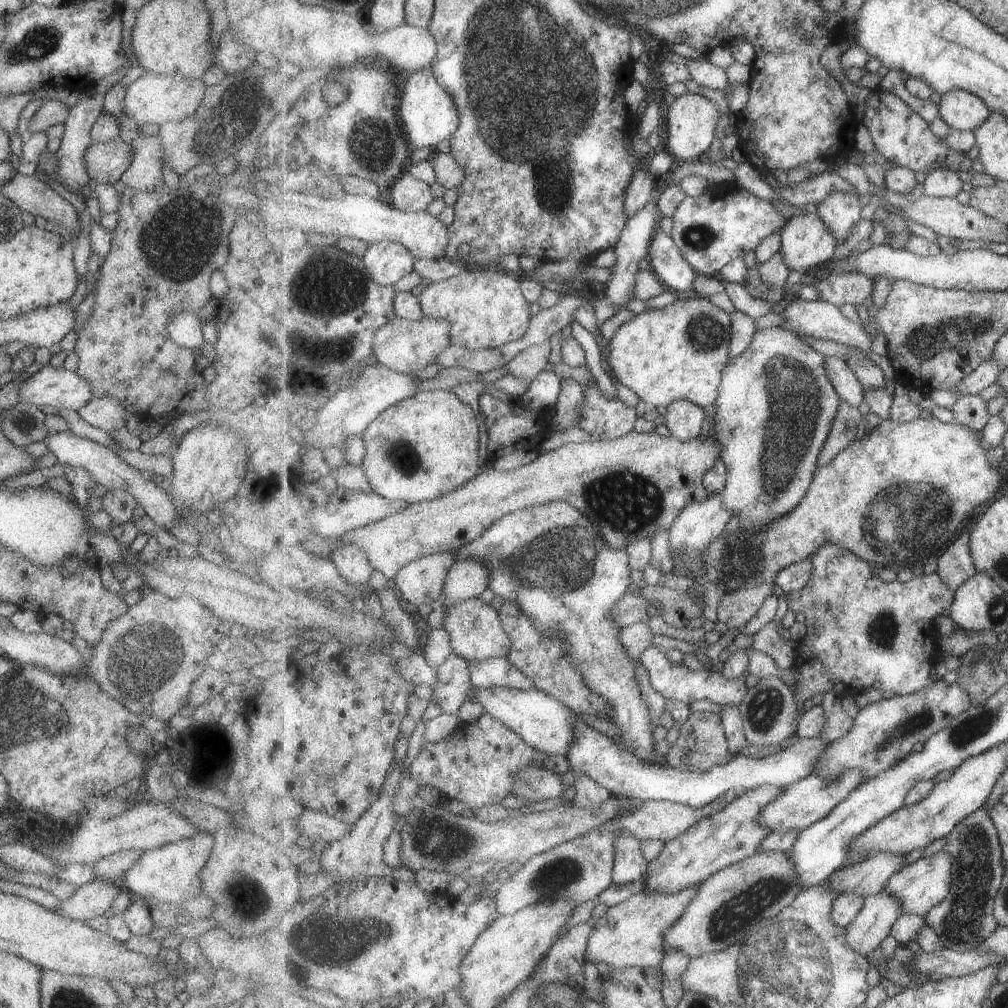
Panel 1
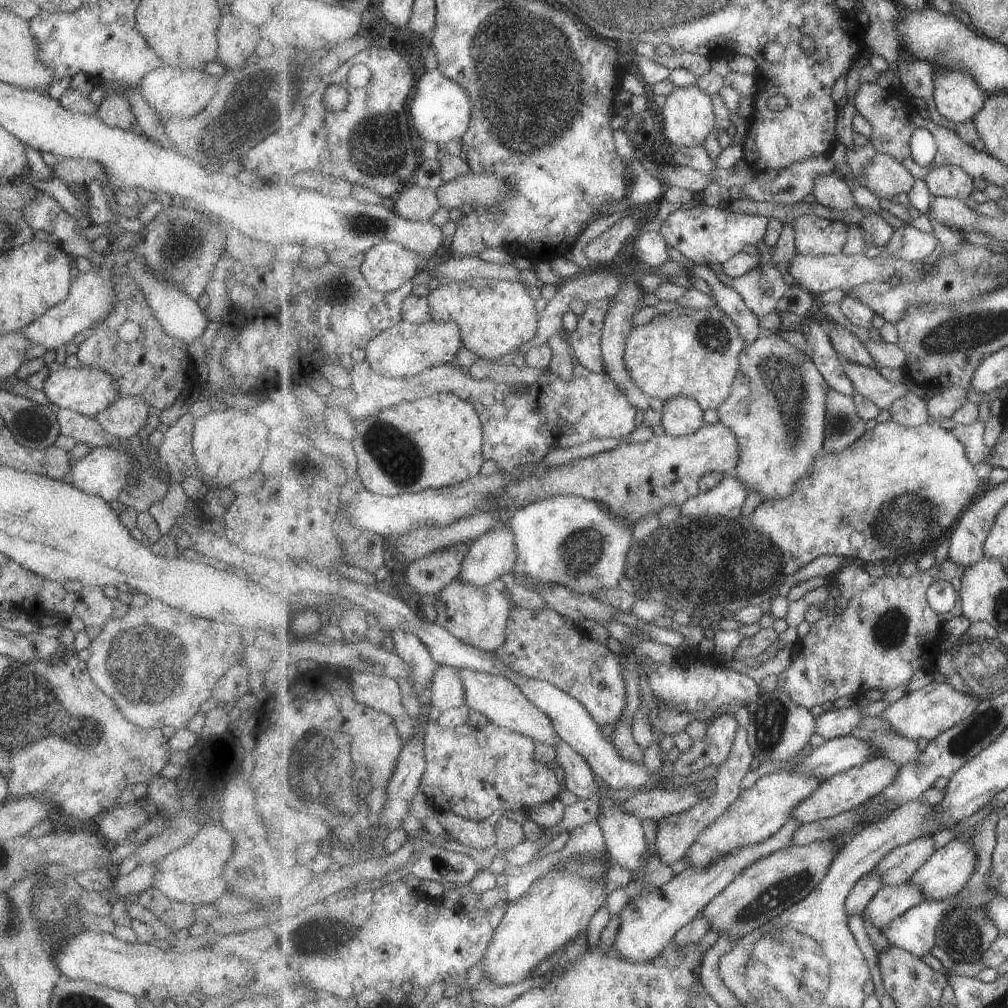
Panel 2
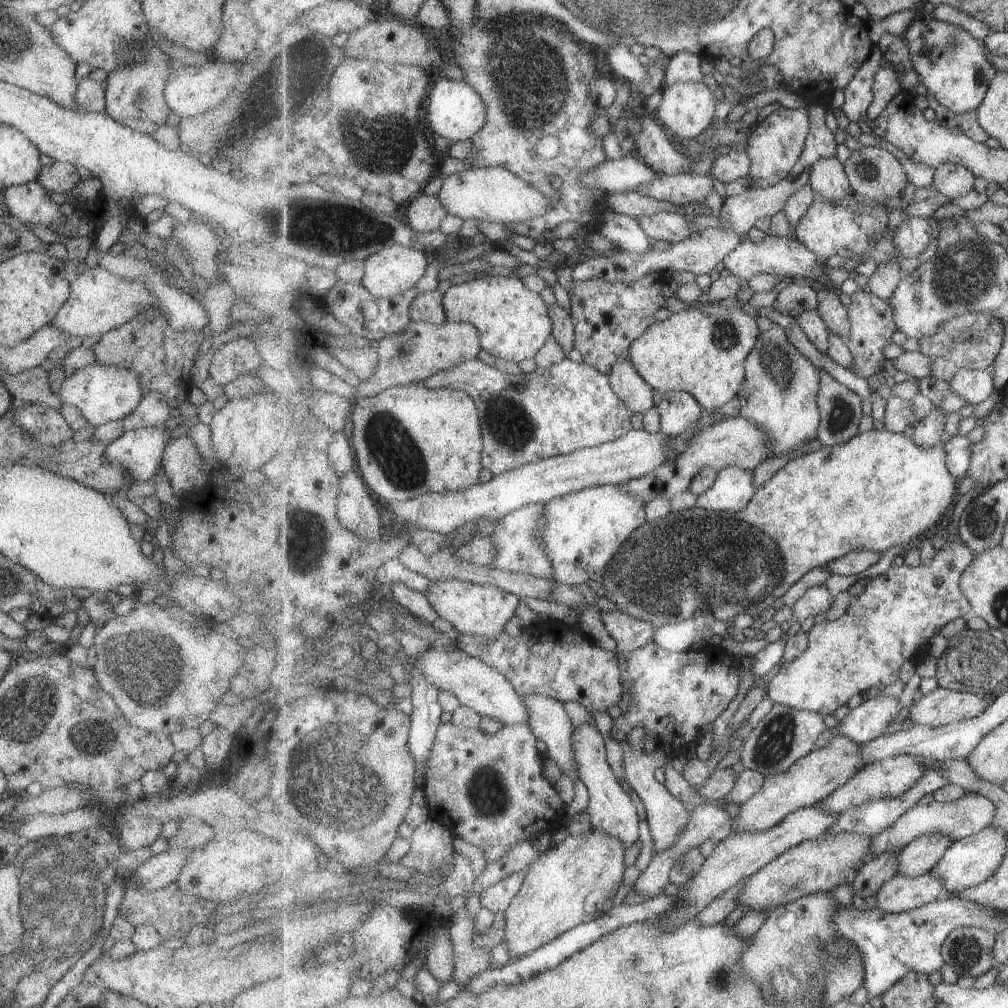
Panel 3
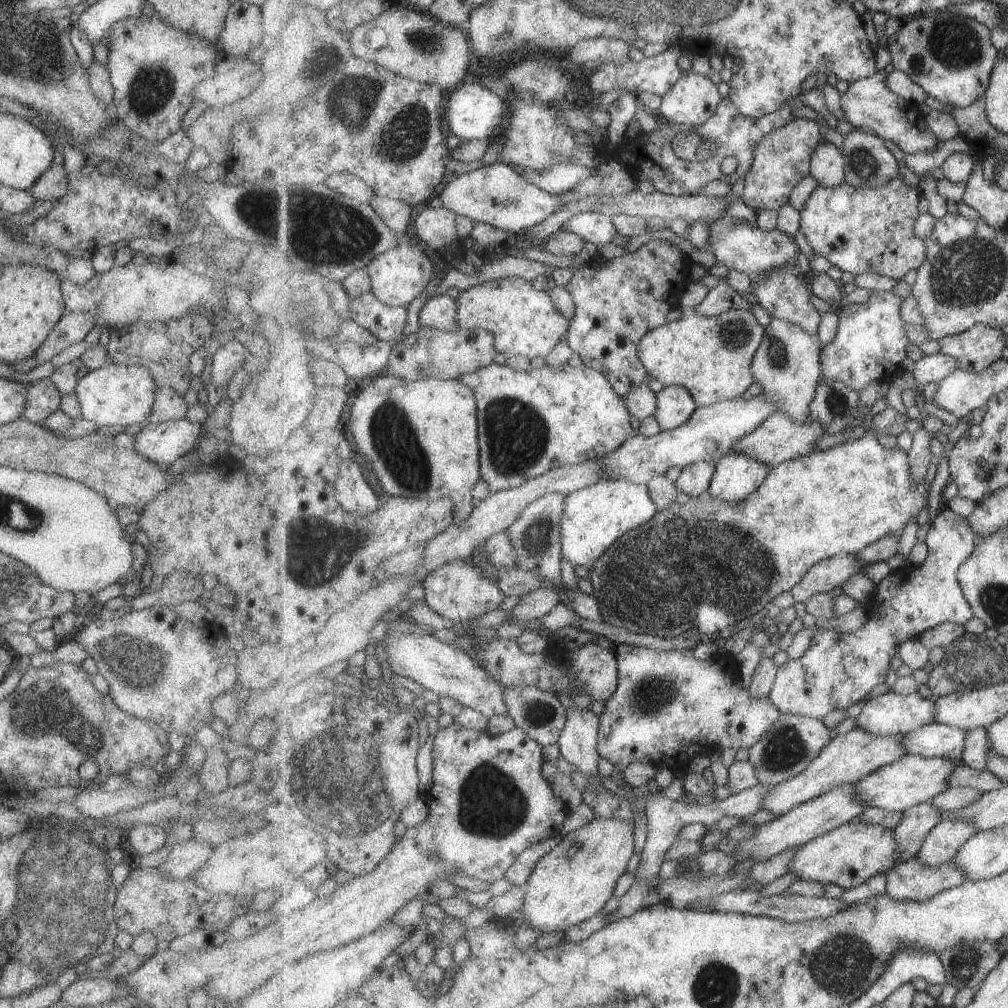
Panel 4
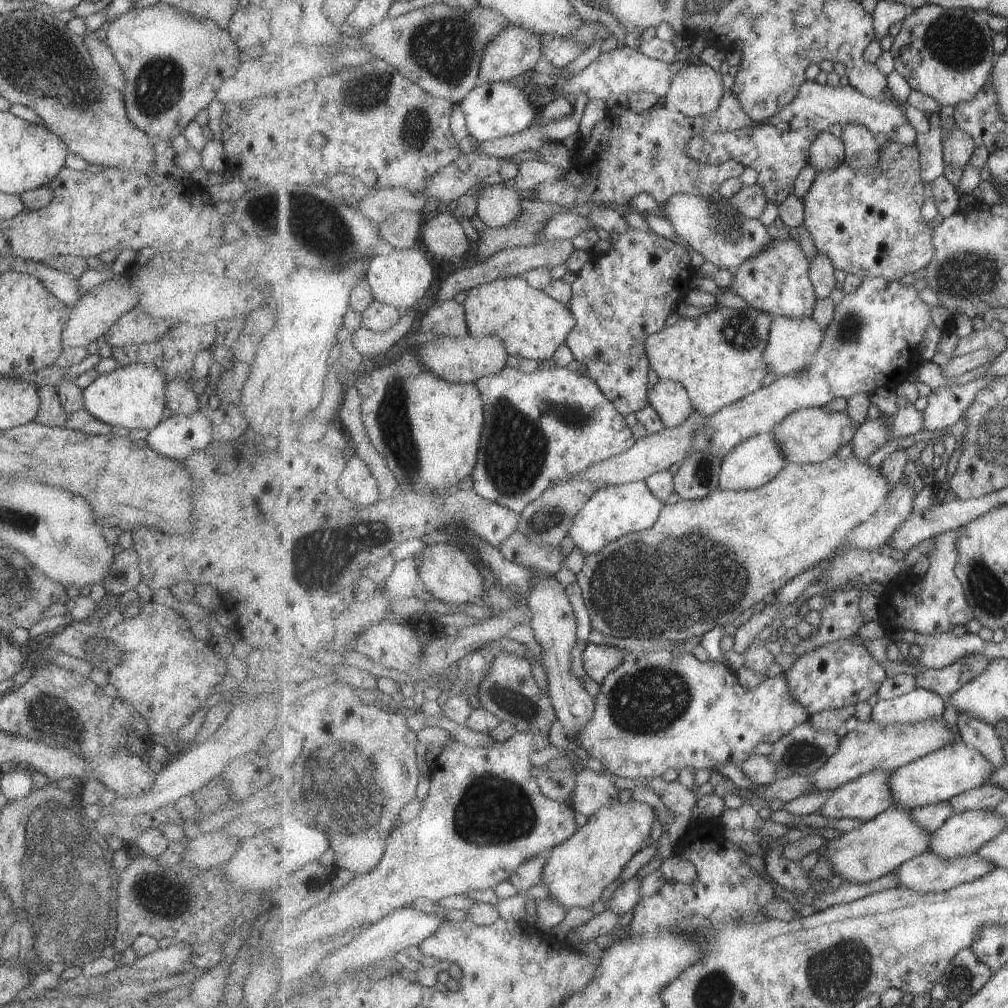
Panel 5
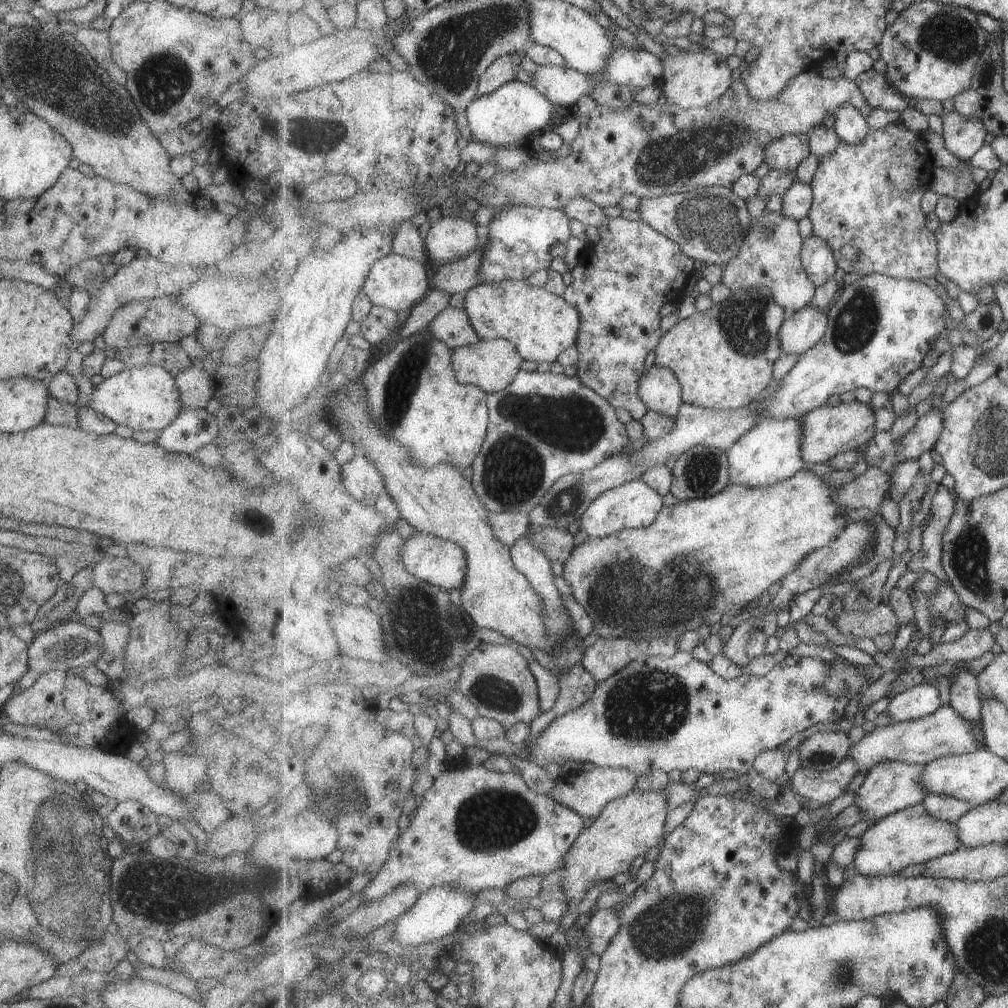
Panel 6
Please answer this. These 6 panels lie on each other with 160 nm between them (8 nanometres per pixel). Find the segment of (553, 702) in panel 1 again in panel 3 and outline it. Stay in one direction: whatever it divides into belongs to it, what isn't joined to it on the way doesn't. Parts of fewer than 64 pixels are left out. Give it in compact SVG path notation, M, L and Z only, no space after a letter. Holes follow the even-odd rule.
M458 646L453 649L441 650L428 648L425 652L418 655L420 656L420 661L417 664L417 668L425 674L427 680L431 684L438 686L441 691L447 691L448 693L457 695L462 705L470 706L481 716L489 715L496 718L504 725L528 724L528 720L530 719L528 706L524 702L523 697L518 693L518 690L513 686L513 683L504 674L501 674L499 669L489 666L478 656L471 656Z

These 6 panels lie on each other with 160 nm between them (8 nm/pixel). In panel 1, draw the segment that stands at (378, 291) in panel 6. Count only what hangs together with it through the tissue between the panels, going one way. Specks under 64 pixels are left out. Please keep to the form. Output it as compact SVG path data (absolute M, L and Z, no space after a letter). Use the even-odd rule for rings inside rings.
M391 241L370 244L363 259L375 282L383 286L399 282L405 274L415 270L417 262L411 250Z

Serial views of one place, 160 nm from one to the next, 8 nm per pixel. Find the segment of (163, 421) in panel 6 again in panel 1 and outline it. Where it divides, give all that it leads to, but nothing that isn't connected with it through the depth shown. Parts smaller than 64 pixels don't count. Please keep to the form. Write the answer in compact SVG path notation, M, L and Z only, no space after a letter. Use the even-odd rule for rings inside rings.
M47 365L27 377L20 384L19 401L32 405L76 411L92 398L87 379L79 378L75 371Z

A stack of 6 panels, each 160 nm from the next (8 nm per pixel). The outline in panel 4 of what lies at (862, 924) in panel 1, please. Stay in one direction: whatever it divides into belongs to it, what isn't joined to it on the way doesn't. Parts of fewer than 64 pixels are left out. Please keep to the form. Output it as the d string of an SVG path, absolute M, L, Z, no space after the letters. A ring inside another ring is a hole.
M917 856L895 864L885 876L887 892L893 898L919 902L969 879L968 874L955 863L930 867Z

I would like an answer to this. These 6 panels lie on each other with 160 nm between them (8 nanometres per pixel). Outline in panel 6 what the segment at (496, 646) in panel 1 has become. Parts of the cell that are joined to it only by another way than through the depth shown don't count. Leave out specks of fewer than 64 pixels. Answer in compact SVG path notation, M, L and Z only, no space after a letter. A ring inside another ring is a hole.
M415 531L399 548L399 555L403 559L407 570L423 579L423 582L447 589L459 588L465 584L467 578L468 558L466 550L451 539L444 539L429 533Z

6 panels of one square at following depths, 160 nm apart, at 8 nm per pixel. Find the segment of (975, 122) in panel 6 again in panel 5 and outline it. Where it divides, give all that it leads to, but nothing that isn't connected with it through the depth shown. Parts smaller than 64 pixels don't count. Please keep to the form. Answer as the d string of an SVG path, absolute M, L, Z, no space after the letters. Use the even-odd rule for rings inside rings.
M955 125L952 129L942 132L941 138L944 162L952 167L967 168L978 147L972 134Z

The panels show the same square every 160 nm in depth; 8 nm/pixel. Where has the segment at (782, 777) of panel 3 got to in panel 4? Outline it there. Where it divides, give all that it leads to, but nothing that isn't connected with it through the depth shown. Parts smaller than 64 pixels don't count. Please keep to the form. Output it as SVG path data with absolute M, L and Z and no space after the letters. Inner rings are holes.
M857 726L848 733L834 734L831 742L825 745L819 756L797 777L774 785L764 797L762 808L775 813L778 817L787 814L801 803L820 797L830 790L849 783L859 783L877 769L893 764L909 755L904 747L904 734L877 736Z

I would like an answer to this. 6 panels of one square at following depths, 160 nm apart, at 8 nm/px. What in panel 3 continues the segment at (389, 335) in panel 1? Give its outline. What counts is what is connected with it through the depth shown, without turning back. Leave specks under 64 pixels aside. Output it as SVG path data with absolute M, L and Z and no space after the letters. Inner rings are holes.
M412 320L402 333L392 334L377 342L378 371L369 380L360 381L355 388L355 397L372 397L388 387L421 383L435 373L461 365L463 361L477 359L481 349L482 334L471 323L447 321L436 325Z

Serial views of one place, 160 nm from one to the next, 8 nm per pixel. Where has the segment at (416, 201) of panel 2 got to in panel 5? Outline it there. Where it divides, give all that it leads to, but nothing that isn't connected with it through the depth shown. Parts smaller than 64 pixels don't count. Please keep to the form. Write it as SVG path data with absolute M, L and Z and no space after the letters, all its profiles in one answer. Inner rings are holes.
M449 211L427 218L422 226L422 236L429 251L447 259L463 256L471 248L463 226Z

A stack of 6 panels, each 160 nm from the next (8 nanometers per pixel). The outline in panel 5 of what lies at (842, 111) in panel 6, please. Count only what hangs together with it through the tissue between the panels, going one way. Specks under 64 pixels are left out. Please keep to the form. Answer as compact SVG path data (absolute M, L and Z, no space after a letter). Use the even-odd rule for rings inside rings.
M850 124L842 129L841 137L846 146L847 164L865 170L876 165L880 147L872 130L863 125Z

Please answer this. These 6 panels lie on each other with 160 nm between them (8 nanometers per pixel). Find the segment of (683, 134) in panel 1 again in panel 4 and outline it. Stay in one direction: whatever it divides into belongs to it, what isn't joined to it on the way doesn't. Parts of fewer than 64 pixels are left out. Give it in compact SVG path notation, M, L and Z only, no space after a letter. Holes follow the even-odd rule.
M689 71L661 98L656 113L667 122L702 125L718 111L722 99L711 78Z

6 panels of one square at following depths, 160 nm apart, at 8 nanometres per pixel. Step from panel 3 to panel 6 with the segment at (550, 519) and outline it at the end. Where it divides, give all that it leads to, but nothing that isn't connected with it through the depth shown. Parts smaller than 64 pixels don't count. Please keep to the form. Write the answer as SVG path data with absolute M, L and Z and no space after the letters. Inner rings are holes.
M637 479L623 486L609 489L595 499L580 518L580 529L589 537L603 538L625 529L644 529L657 520L658 514L665 508L663 495L651 488L646 482Z

